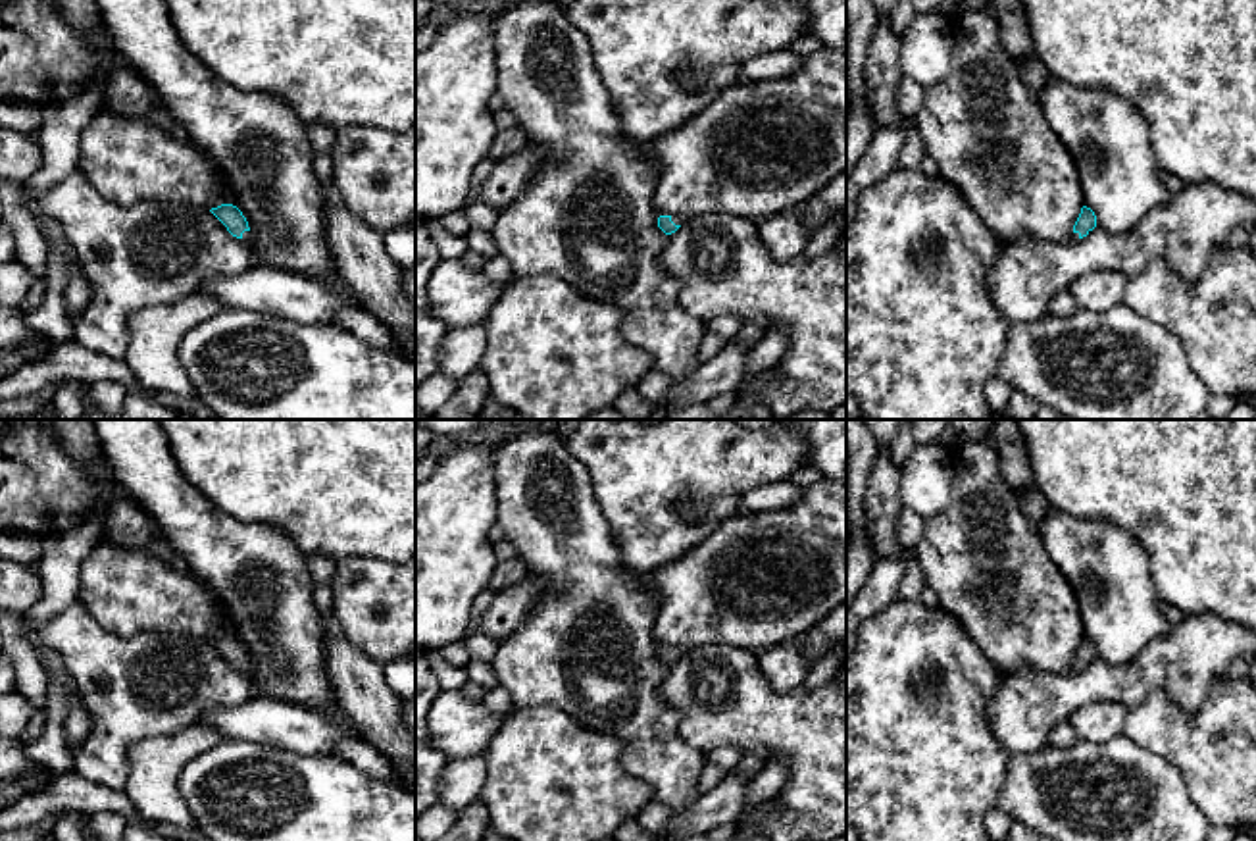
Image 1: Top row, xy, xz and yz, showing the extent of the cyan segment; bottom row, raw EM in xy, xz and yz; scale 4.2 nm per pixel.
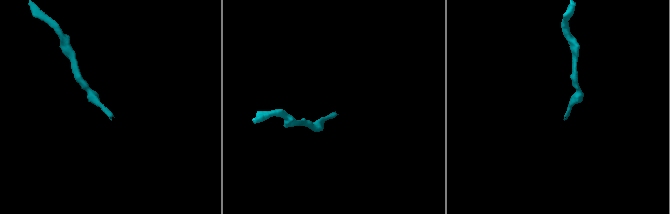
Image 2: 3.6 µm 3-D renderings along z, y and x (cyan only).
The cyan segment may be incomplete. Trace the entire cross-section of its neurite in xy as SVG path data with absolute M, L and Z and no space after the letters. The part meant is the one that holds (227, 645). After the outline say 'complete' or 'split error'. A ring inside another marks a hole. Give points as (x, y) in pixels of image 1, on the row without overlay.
M221 635L210 643L227 658L233 668L240 670L252 681L254 695L265 695L264 685L258 681L252 670L248 652L237 637Z; split error

